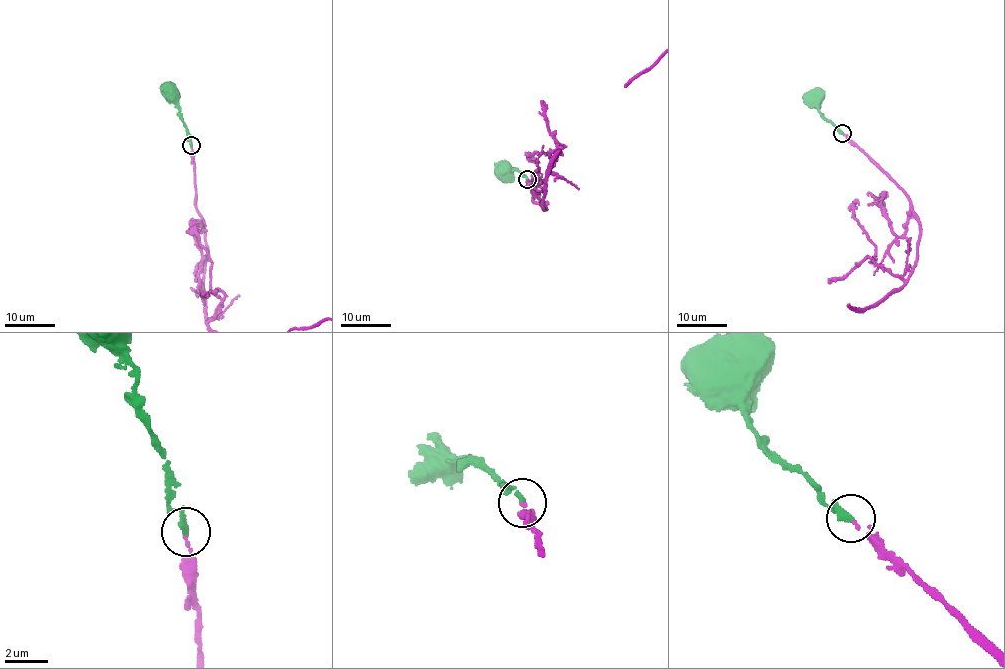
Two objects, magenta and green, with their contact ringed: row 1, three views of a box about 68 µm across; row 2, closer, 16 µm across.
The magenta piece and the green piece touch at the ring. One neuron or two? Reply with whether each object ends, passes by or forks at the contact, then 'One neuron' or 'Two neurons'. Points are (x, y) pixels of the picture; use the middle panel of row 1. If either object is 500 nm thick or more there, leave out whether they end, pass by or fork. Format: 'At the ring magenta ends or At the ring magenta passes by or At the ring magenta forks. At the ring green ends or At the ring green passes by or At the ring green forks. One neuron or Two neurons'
At the ring magenta ends. At the ring green ends. One neuron

